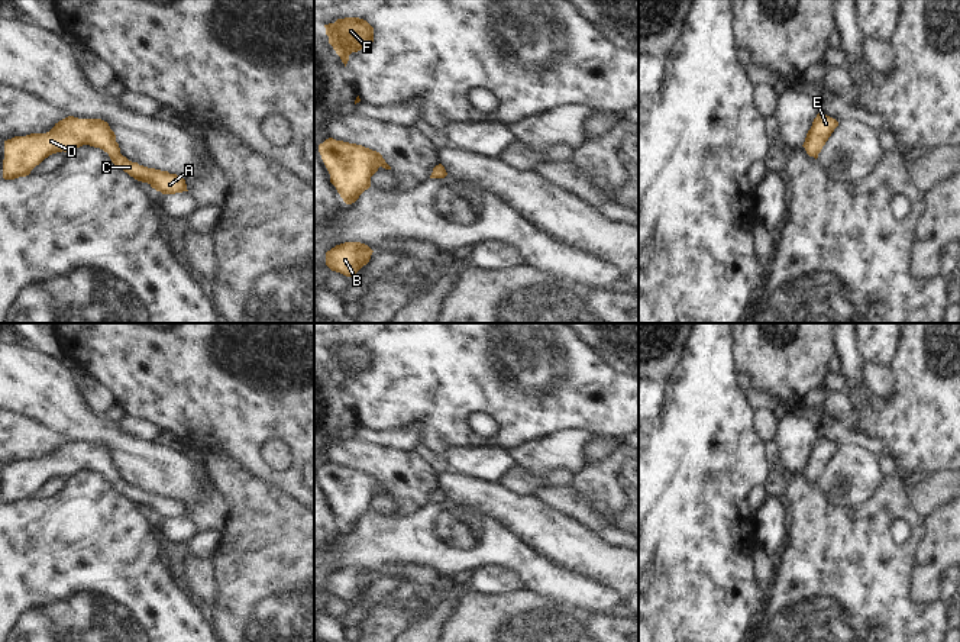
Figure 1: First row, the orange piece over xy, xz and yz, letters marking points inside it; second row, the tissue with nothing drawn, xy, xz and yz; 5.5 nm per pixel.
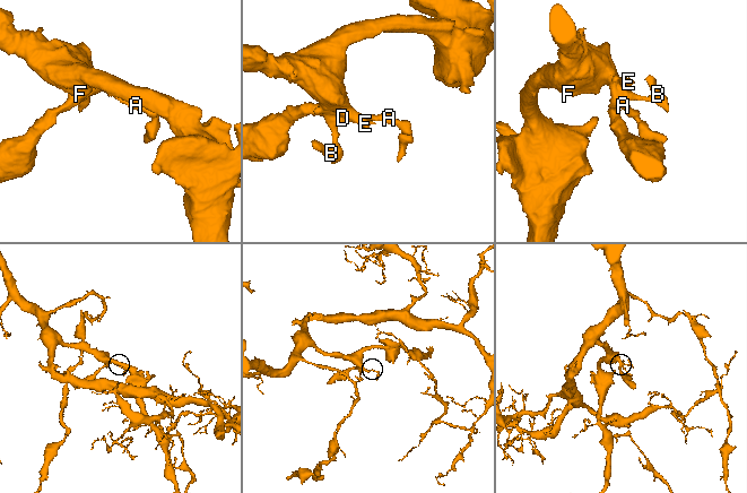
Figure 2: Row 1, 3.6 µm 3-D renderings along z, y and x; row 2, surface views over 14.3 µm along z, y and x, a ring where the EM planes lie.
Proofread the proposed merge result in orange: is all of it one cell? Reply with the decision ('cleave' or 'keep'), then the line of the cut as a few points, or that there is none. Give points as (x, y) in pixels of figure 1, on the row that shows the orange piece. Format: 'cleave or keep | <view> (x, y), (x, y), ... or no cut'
keep | no cut

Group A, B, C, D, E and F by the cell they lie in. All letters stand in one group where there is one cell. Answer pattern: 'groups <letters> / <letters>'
groups A B C D E F

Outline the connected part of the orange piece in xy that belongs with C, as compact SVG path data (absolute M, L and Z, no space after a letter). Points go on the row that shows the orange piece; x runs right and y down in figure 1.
M74 116L59 120L46 133L30 133L4 141L3 178L26 177L49 155L62 151L71 154L83 145L103 149L114 165L135 180L148 183L162 194L188 191L182 177L139 165L123 157L116 142L116 135L107 122Z

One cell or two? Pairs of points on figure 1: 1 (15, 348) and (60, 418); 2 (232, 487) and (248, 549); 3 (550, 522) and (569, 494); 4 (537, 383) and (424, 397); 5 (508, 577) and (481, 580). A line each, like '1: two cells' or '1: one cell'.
1: one cell
2: one cell
3: two cells
4: one cell
5: one cell

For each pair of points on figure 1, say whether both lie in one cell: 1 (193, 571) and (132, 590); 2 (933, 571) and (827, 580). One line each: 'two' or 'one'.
1: two
2: two

